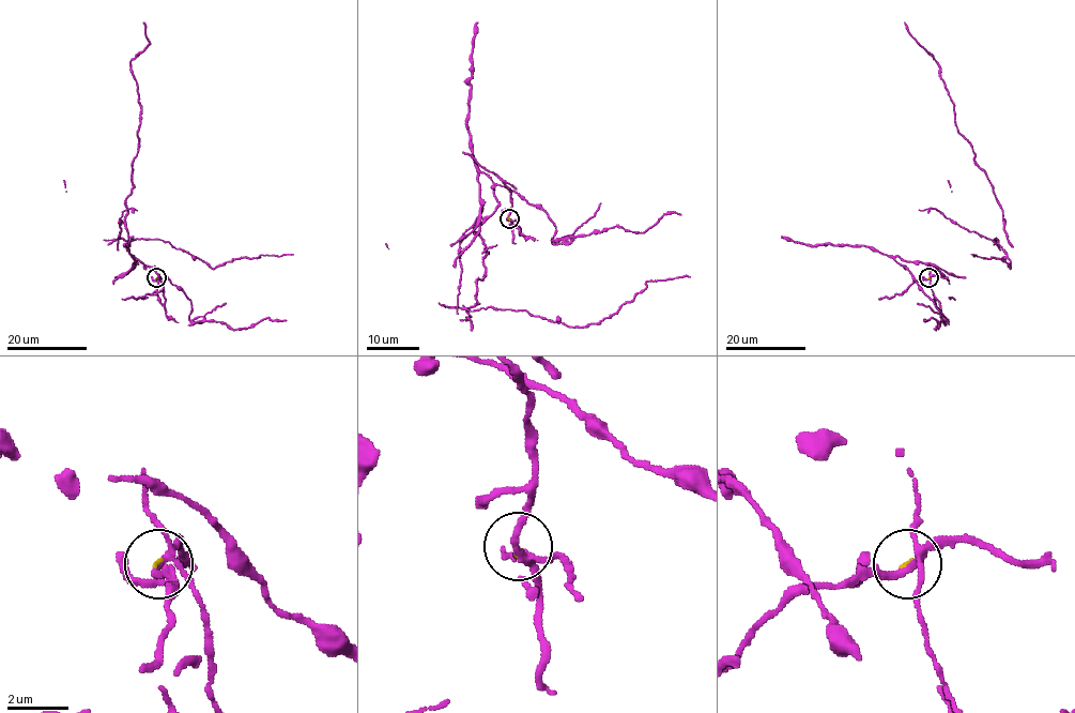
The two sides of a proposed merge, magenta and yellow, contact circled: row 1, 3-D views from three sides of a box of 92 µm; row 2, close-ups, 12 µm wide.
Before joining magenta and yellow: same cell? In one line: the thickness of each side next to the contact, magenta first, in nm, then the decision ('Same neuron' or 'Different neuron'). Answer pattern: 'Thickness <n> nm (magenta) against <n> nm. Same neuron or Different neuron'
Thickness 200 nm (magenta) against 70 nm. Different neuron

